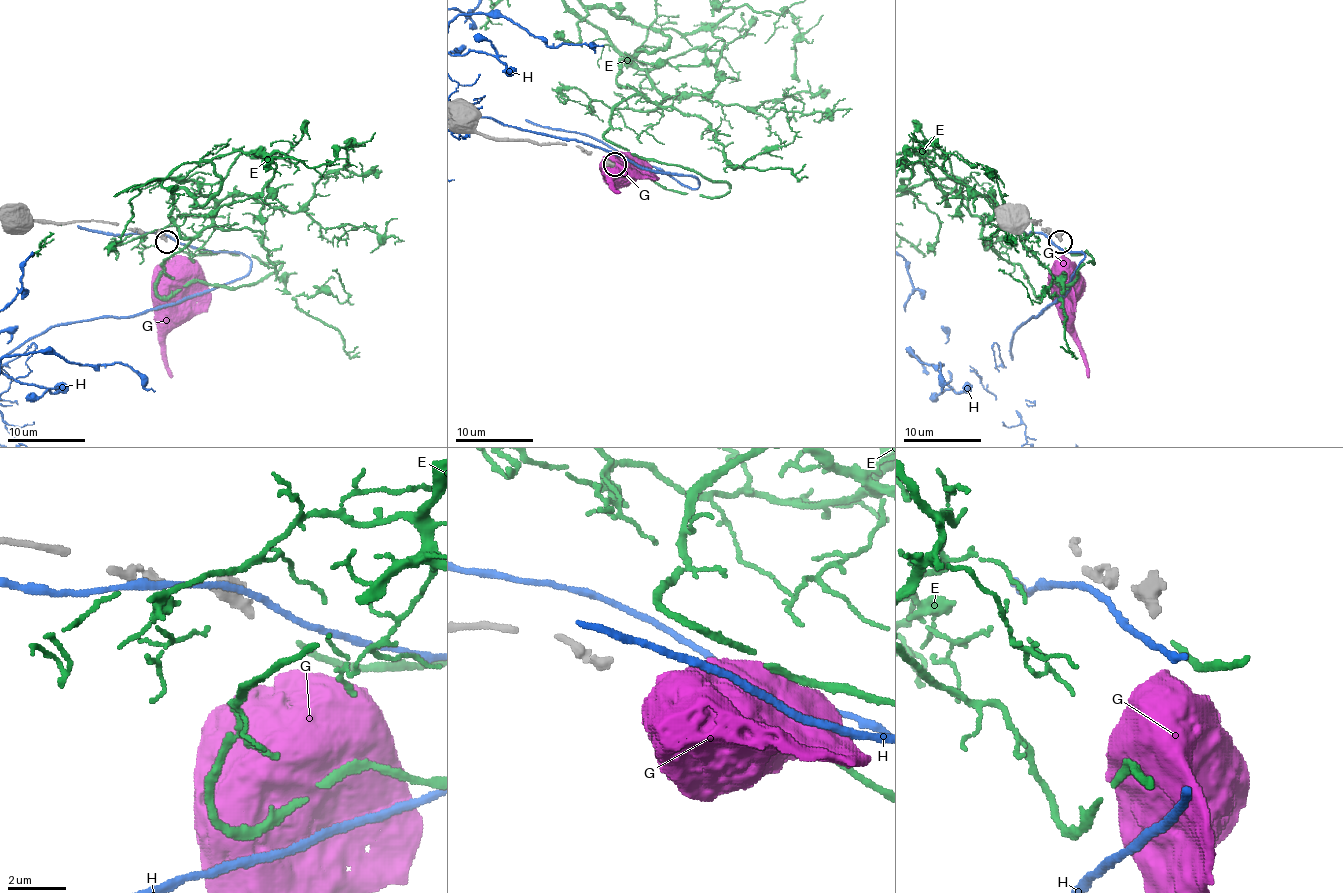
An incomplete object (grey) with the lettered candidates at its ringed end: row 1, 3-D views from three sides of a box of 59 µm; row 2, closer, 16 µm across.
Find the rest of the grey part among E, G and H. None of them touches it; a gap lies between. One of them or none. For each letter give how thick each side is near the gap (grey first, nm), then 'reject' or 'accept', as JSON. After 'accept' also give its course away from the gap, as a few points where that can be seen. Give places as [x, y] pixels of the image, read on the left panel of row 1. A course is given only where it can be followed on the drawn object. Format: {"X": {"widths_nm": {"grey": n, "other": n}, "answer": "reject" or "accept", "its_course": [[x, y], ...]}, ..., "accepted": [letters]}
{"E": {"widths_nm": {"grey": 360, "other": 200}, "answer": "accept", "its_course": [[179, 247], [281, 264], [161, 297], [188, 241], [177, 181], [153, 179]]}, "G": {"widths_nm": {"grey": 360, "other": 750}, "answer": "reject"}, "H": {"widths_nm": {"grey": 360, "other": 200}, "answer": "reject"}, "accepted": ["E"]}

